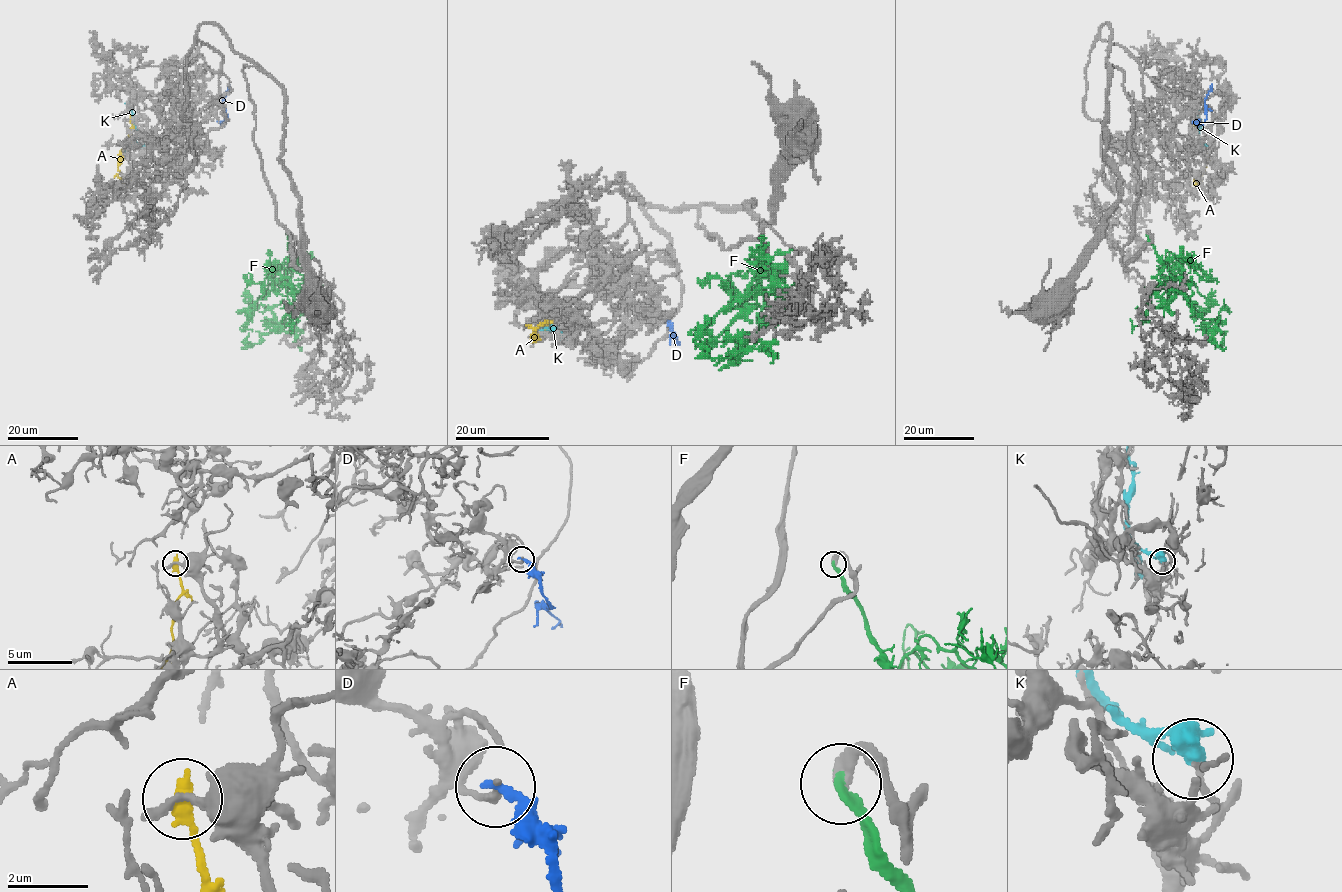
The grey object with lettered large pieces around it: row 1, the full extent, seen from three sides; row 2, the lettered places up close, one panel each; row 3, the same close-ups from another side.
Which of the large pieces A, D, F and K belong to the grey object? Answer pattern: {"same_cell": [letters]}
{"same_cell": ["F"]}

